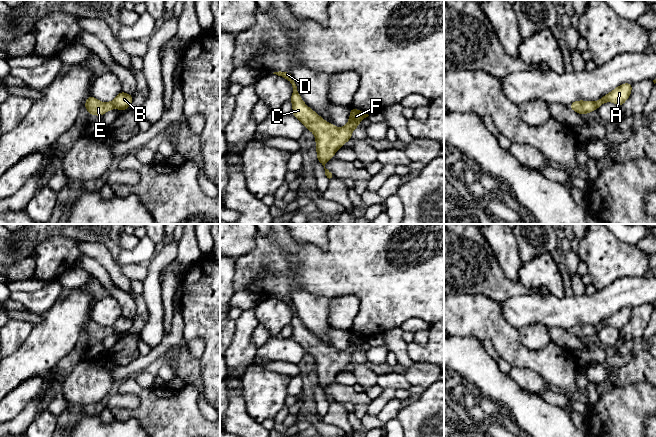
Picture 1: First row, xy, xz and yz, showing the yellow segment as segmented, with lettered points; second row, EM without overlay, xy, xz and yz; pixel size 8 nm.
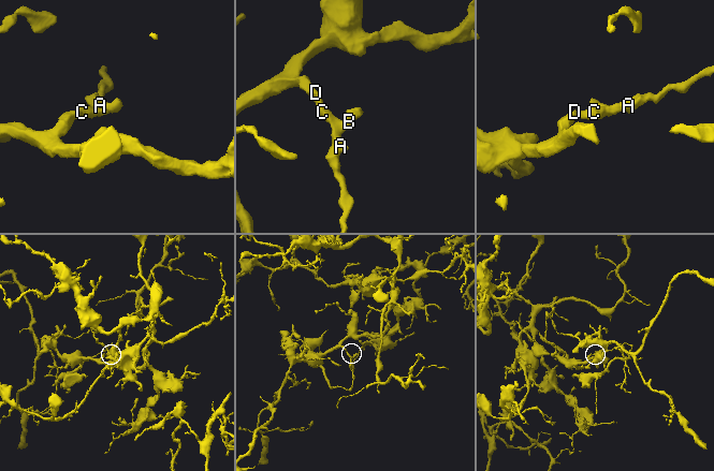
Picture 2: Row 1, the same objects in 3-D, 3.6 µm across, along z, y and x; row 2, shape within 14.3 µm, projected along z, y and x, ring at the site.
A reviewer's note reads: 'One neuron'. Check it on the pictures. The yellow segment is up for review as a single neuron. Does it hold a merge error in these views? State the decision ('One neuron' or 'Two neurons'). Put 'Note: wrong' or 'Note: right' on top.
Note: right
One neuron

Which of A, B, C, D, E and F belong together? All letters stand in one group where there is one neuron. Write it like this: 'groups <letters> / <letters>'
groups A B C D E F

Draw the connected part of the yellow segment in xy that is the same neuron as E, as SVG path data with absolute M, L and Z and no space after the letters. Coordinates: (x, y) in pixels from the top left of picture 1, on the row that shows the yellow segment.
M121 91L112 102L103 103L92 95L90 95L86 102L85 108L88 110L90 115L102 116L107 111L117 108L121 111L129 108L133 101L133 95L129 95Z

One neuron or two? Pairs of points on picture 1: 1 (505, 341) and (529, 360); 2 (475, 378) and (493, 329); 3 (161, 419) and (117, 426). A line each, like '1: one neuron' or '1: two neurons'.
1: one neuron
2: two neurons
3: two neurons

